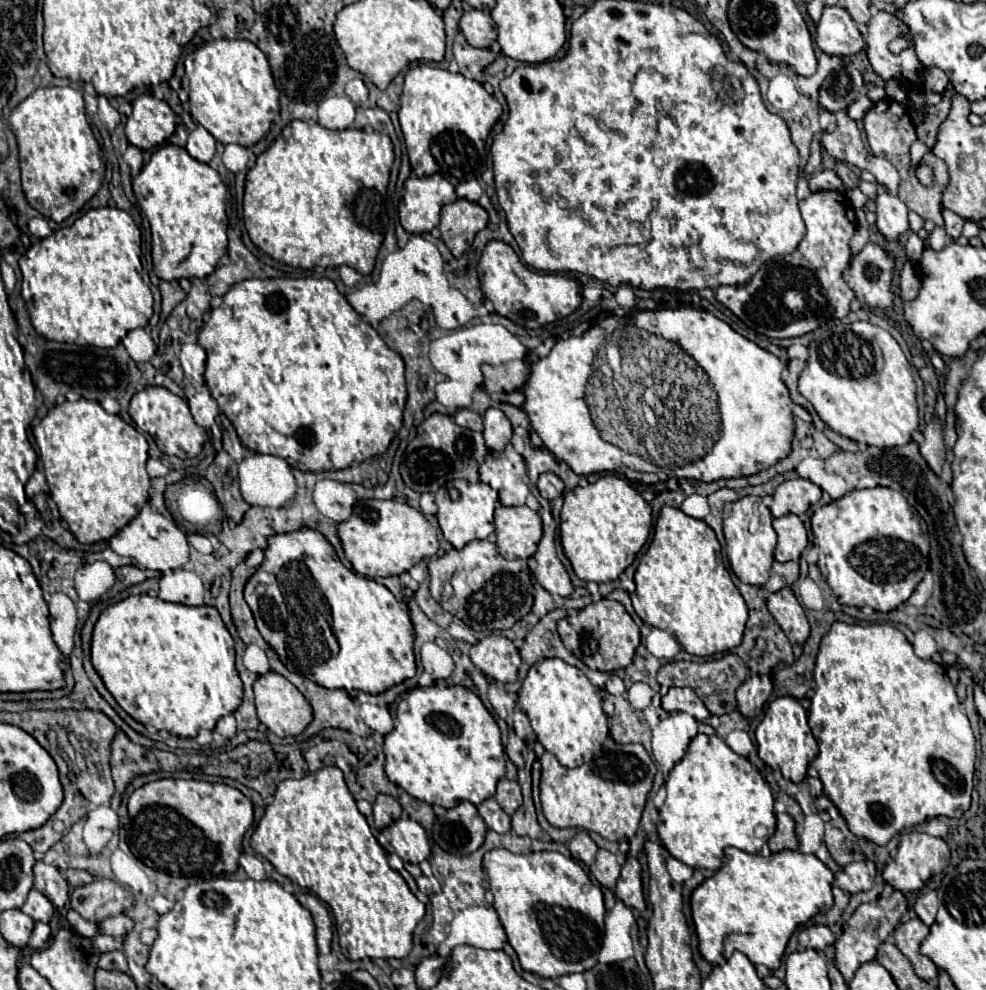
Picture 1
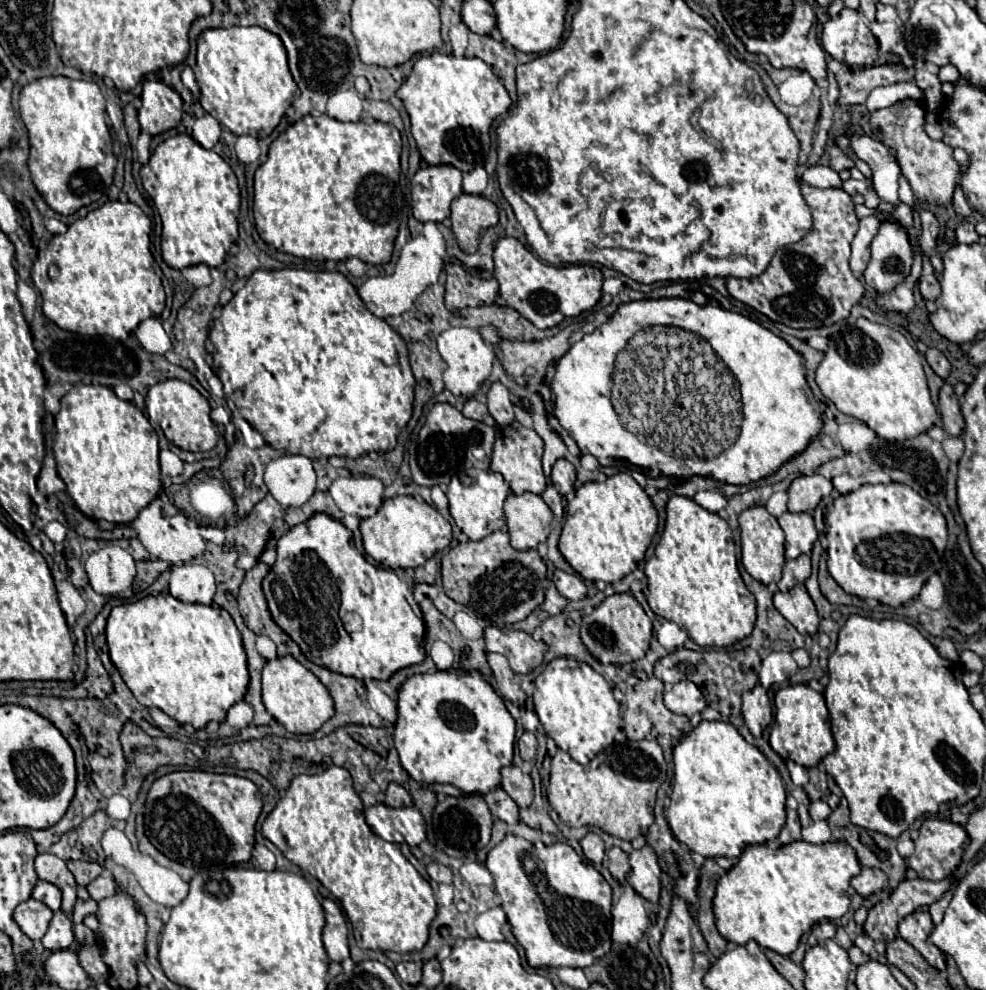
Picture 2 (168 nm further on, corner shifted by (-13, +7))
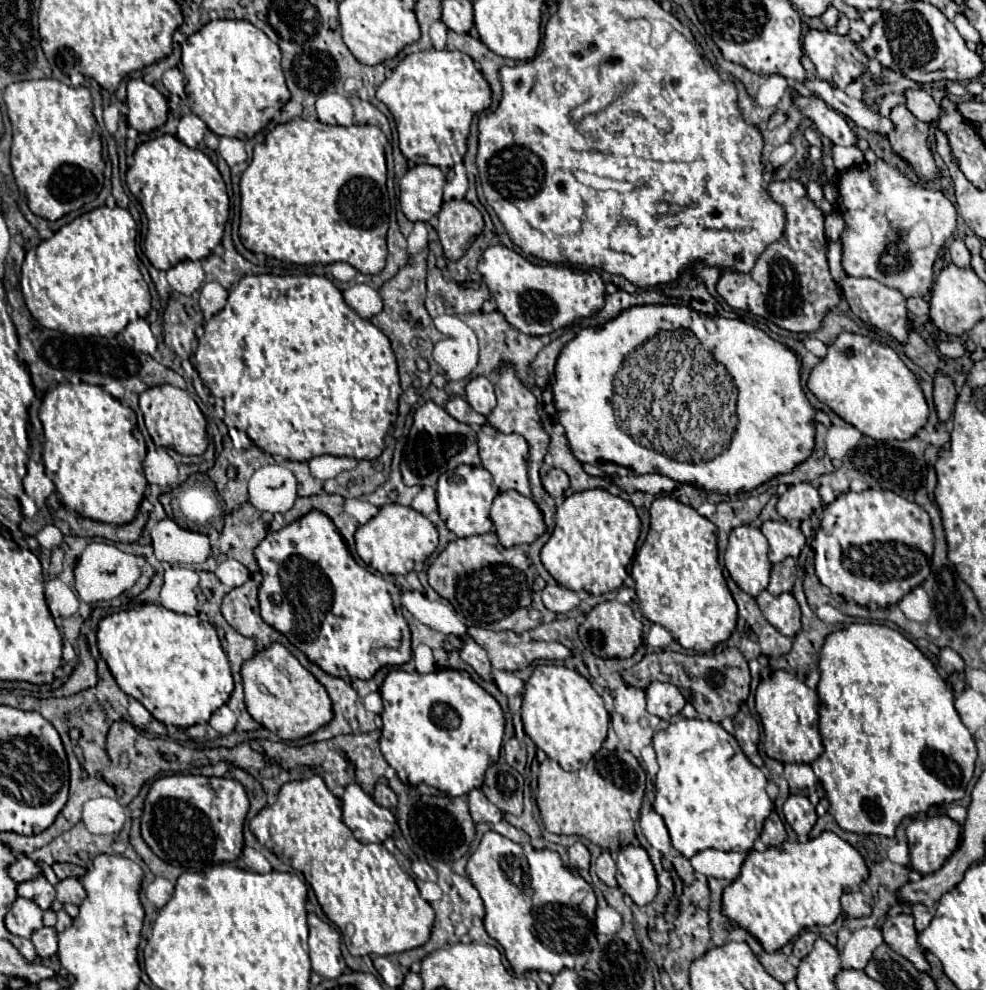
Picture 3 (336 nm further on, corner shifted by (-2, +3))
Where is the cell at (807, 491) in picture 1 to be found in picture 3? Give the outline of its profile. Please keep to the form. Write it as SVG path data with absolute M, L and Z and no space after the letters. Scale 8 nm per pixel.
M800 482L790 486L778 500L776 510L788 522L802 522L812 516L816 508L822 506L818 490L810 482Z

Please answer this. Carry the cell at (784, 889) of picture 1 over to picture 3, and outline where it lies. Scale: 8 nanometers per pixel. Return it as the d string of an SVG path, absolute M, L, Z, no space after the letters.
M822 832L808 842L786 840L782 846L774 846L764 852L754 850L748 854L748 864L744 864L744 872L724 890L722 910L734 924L752 932L766 952L776 952L794 936L798 936L798 932L812 926L832 924L840 916L840 896L844 892L858 892L862 882L866 882L868 874L870 872L862 854L834 832Z

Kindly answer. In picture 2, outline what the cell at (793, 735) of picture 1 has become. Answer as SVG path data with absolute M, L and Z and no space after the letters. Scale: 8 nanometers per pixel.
M807 684L781 688L775 694L775 708L775 724L771 730L769 744L783 760L793 760L799 766L813 768L821 762L821 758L835 750L835 742L829 728L829 712L825 706L825 698L819 692L815 692Z

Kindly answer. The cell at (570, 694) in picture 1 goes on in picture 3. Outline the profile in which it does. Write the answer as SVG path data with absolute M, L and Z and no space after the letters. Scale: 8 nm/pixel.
M540 664L532 672L532 676L526 682L524 696L522 696L522 722L524 732L532 738L532 742L546 752L548 758L558 762L564 770L576 772L586 766L586 762L602 748L602 742L606 740L606 732L610 726L610 714L604 708L604 700L596 694L592 684L580 676L576 670L570 670L566 666L554 666L554 664Z

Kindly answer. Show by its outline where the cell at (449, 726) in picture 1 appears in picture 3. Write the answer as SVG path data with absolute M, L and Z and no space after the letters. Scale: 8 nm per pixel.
M450 668L430 674L390 670L380 686L380 694L384 702L384 710L380 714L384 722L380 750L402 782L412 786L428 784L450 796L464 796L472 788L482 786L488 766L496 762L500 754L504 736L504 714L494 696L480 688L468 672Z

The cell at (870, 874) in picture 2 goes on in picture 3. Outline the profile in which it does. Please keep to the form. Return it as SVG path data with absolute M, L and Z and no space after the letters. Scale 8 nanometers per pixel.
M848 892L842 896L842 910L848 918L862 918L872 914L872 900L862 892Z

